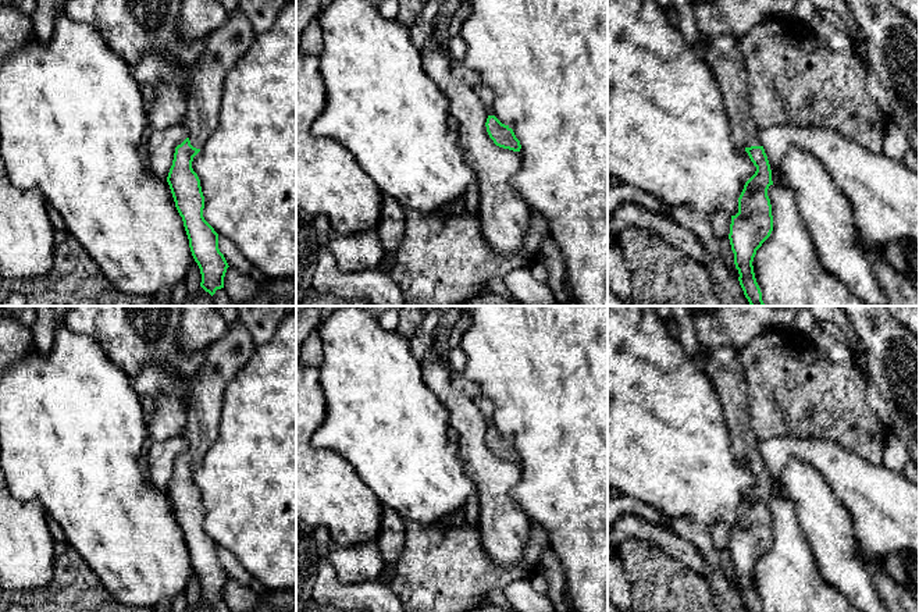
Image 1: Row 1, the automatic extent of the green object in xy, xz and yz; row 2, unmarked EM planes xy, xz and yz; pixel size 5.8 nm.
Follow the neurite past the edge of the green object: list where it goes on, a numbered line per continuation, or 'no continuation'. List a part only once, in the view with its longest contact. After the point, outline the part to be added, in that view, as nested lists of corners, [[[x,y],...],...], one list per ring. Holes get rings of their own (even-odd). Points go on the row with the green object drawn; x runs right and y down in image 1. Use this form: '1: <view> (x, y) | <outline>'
1: xy (225, 45) | [[[239,7],[228,13],[227,21],[206,36],[206,49],[188,82],[186,113],[181,121],[193,147],[202,149],[217,129],[227,72],[254,38],[256,33]]]

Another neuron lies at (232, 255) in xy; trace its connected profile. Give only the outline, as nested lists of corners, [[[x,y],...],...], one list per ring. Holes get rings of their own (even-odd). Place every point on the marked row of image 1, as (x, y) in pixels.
[[[218,234],[218,249],[224,255],[228,266],[241,271],[242,274],[249,274],[253,268],[250,261],[241,253],[241,250],[225,236]]]

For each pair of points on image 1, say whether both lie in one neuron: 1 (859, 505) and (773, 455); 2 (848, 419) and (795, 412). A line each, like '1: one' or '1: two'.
1: one
2: one

